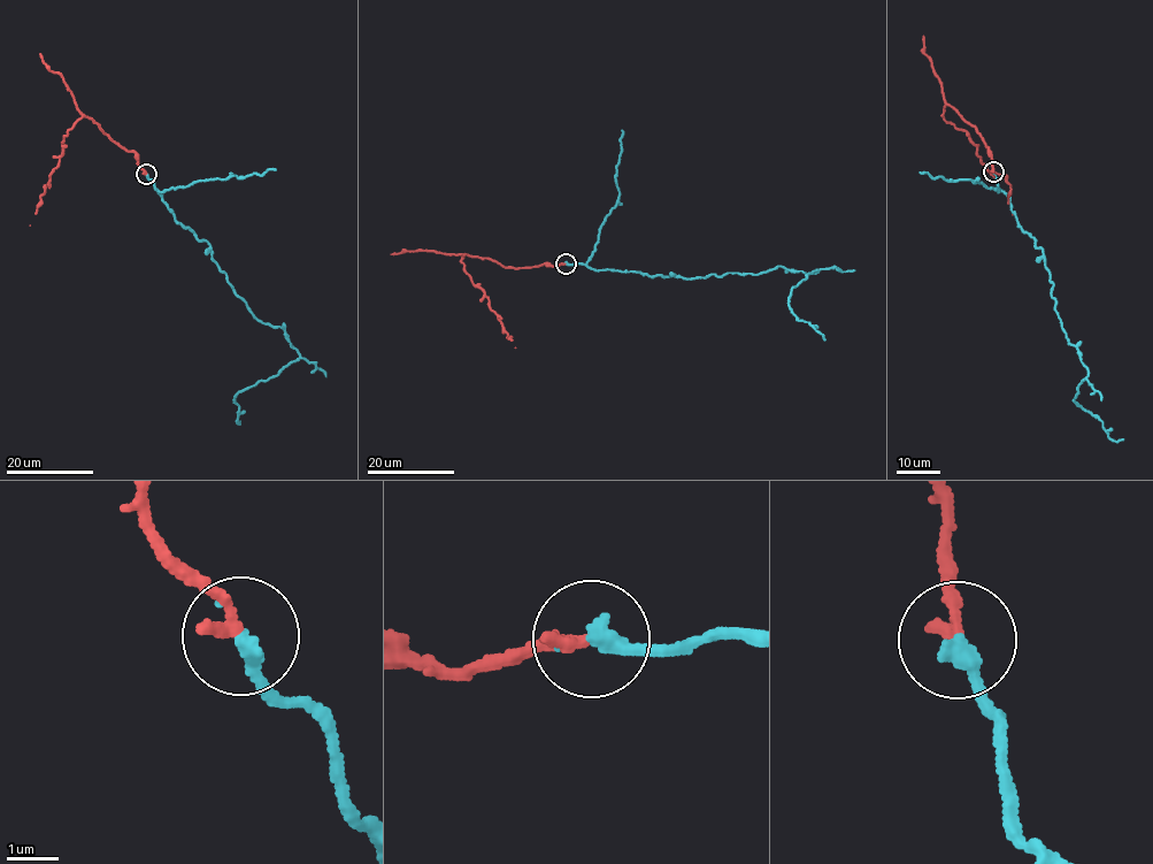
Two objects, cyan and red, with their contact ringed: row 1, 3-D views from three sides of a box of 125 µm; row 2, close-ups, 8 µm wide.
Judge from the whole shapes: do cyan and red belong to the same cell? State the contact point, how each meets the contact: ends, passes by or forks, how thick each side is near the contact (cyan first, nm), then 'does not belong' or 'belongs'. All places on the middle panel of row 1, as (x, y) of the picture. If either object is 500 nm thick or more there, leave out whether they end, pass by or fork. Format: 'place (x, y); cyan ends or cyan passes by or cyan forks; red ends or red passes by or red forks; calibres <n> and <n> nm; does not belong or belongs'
place (566, 264); cyan ends; red ends; calibres 320 and 240 nm; belongs

